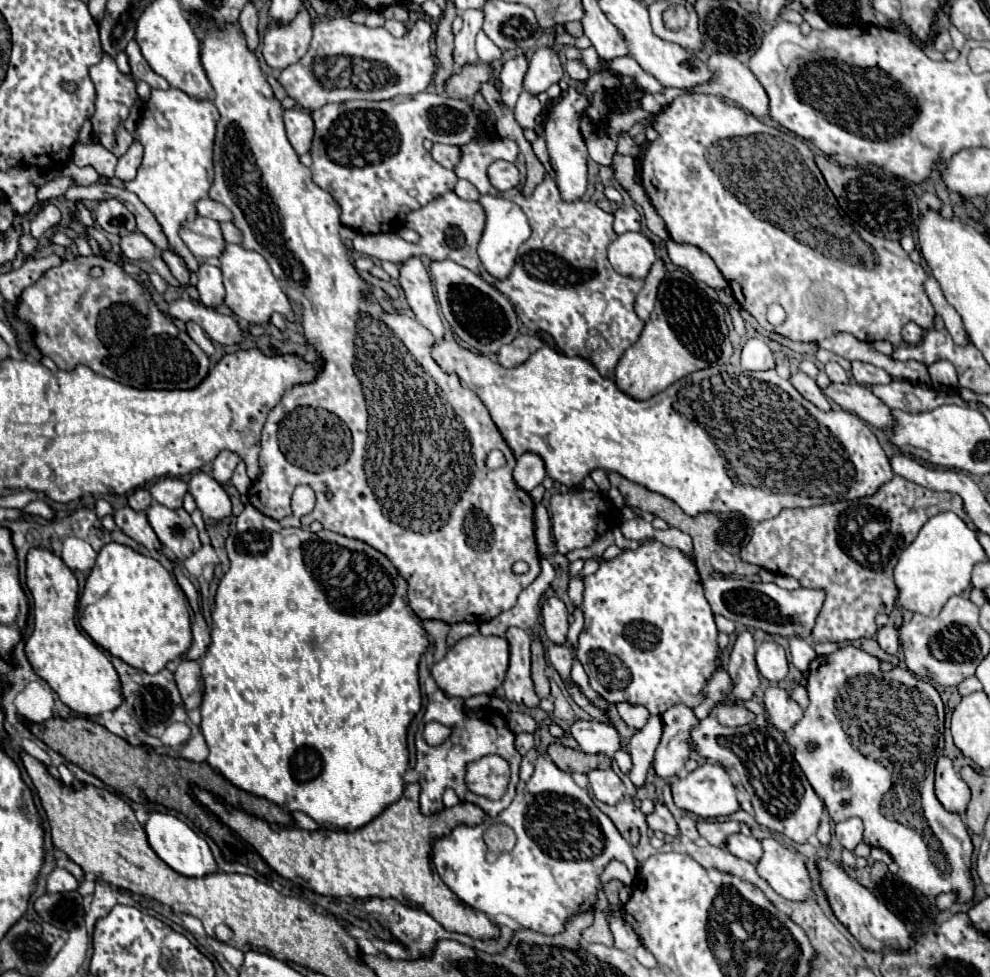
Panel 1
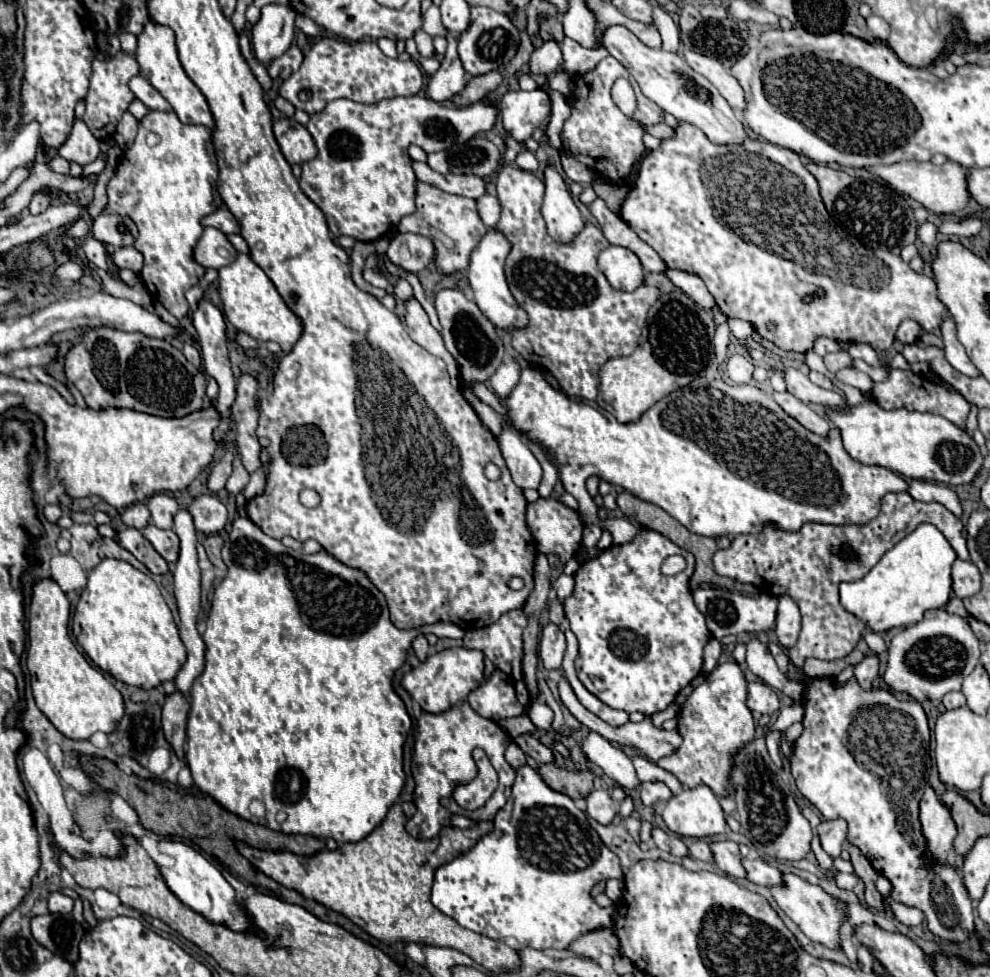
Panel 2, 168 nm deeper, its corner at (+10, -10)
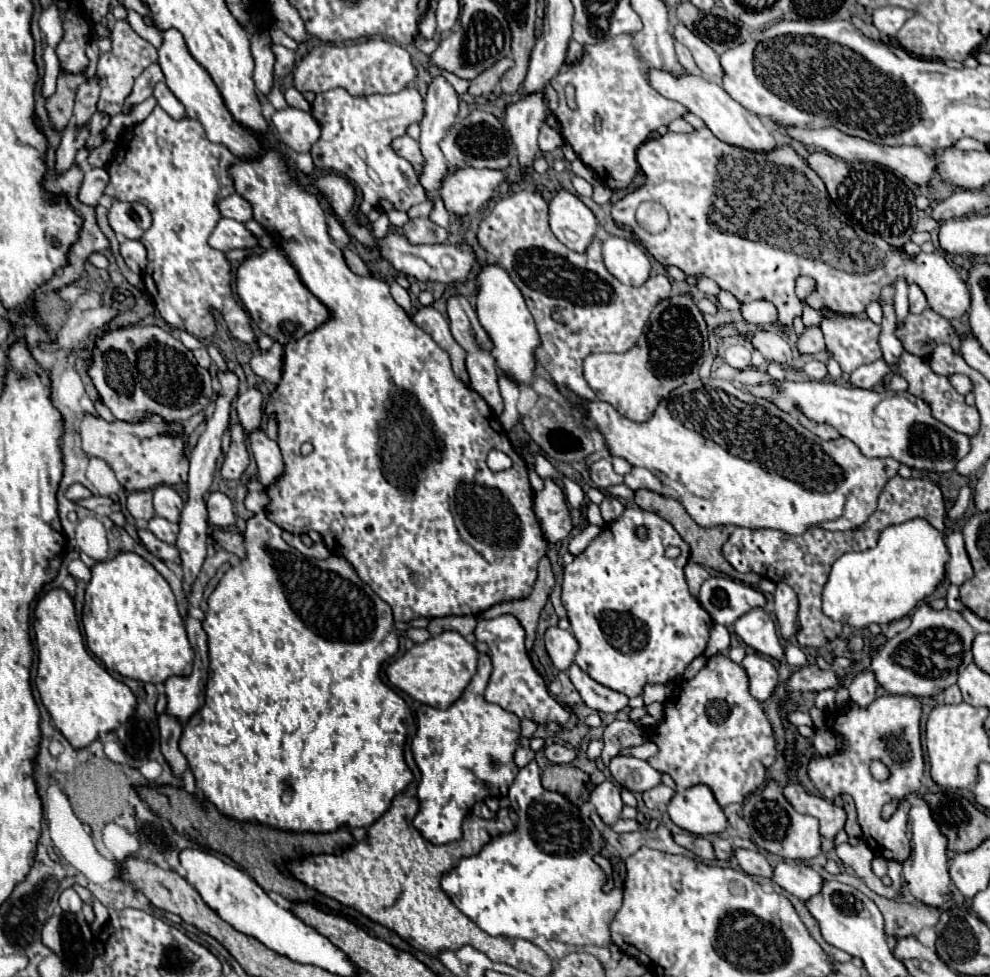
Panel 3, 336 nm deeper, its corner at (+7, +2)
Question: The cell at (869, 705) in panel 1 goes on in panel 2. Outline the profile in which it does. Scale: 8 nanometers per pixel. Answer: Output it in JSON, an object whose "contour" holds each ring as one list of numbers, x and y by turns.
{"contour":[[816,677,806,681,802,707,804,733,794,741,788,755,790,773,798,791,826,819,846,819,850,827,848,841,892,883,890,897,894,901,922,909,928,929,934,935,956,943,966,941,974,933,974,909,962,879,948,863,926,865,926,861,922,861,926,839,922,837,922,825,918,821,918,803,930,775,930,727,922,705,918,701,900,701,890,689,866,691,856,677,842,685,836,679]]}

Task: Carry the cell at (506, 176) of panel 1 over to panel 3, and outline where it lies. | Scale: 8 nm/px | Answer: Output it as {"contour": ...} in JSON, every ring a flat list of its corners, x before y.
{"contour":[[401,135,401,137,393,139,393,141,391,141,391,147,393,147,393,151,395,151,399,157,407,159,413,167,419,167,419,165,421,165,423,157,421,157,419,145,417,145,417,141,411,139,409,135]]}

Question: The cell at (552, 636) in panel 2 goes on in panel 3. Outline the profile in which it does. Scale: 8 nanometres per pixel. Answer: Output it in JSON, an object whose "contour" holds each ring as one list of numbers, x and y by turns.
{"contour":[[549,627,547,629,545,647,547,647,547,653,549,653,553,665,559,671,567,671,569,669,569,665,575,659,575,653,579,649,575,637,569,631,563,631,559,627]]}

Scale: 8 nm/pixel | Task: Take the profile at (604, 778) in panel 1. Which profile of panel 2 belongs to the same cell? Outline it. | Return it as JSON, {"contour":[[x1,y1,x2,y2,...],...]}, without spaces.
{"contour":[[594,789,588,797,588,815,592,819,596,819,602,825,612,823,614,815,616,815,616,803,612,801,612,797,608,795,608,791,604,789]]}

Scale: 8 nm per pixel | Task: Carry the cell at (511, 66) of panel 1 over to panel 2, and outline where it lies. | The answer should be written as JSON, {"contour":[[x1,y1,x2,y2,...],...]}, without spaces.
{"contour":[[394,97,380,101,376,105,360,105,350,99,336,99,330,101,324,111,314,113,308,121,308,131,316,143,318,155,302,165,302,177,300,177,300,189,324,211,328,219,328,227,334,237,348,235,356,241,376,241,384,237,392,227,398,225,398,221,410,213,414,213,414,197,416,197,416,185,418,177,414,169,410,169,410,157,408,147,416,143,424,151,442,151,450,145,466,143,472,137,476,137,482,131,490,131,496,123,498,107,488,103,474,103,468,107,444,107,436,101,430,101,428,97]]}

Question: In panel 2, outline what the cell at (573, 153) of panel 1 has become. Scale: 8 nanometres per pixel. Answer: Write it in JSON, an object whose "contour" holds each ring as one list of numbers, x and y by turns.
{"contour":[[546,165,544,183,546,183,546,193,542,203,542,215,548,233,556,241,568,243,584,227,584,221,564,183,564,177,552,165]]}

